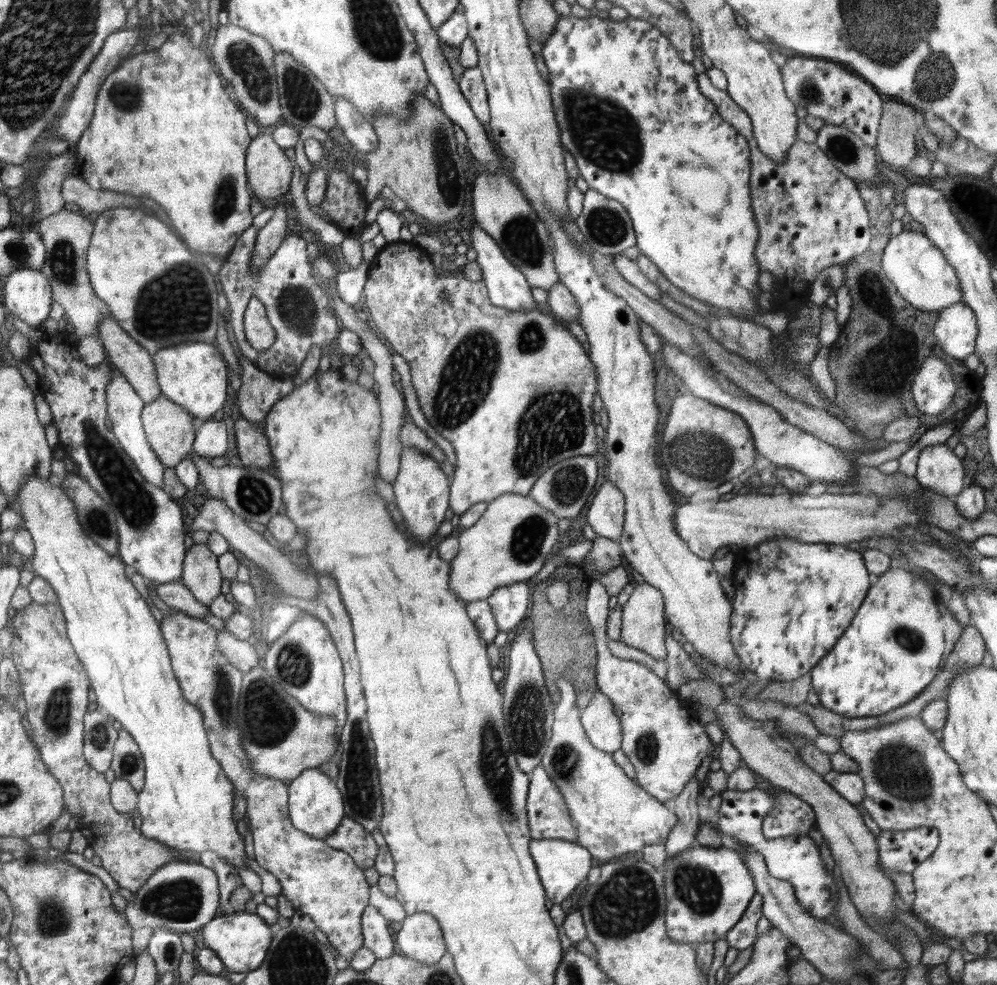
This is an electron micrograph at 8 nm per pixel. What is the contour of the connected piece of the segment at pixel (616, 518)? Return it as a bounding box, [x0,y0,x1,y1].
[586,480,625,542]

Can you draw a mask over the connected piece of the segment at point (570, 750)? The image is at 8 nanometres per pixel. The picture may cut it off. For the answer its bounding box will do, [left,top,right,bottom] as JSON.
[541,678,677,863]

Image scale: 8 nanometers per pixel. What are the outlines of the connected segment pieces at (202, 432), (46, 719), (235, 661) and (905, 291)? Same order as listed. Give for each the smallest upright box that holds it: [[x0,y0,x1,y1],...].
[[193,419,228,459],[8,602,182,892],[216,629,261,674],[881,228,963,312]]

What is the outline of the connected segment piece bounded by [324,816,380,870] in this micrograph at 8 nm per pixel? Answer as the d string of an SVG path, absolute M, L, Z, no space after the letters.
M348 816L340 821L339 828L324 842L332 848L347 852L362 870L372 868L380 852L371 833Z

